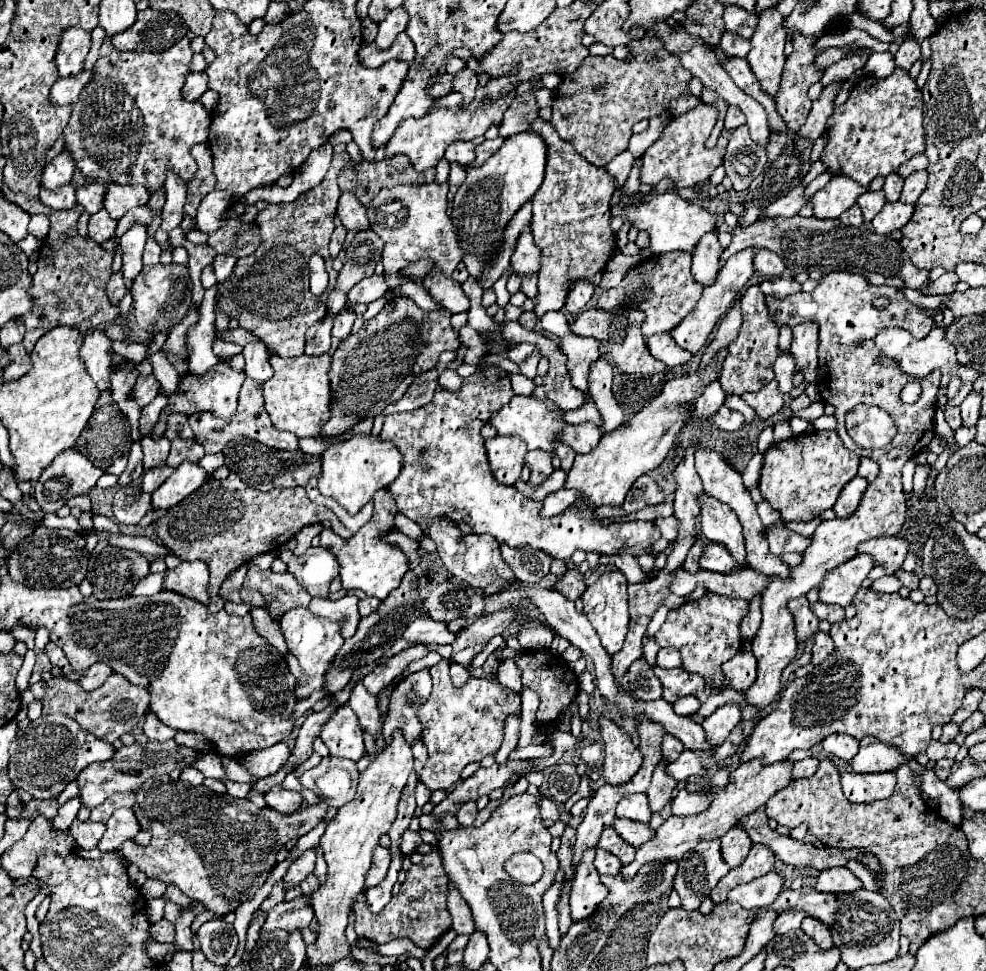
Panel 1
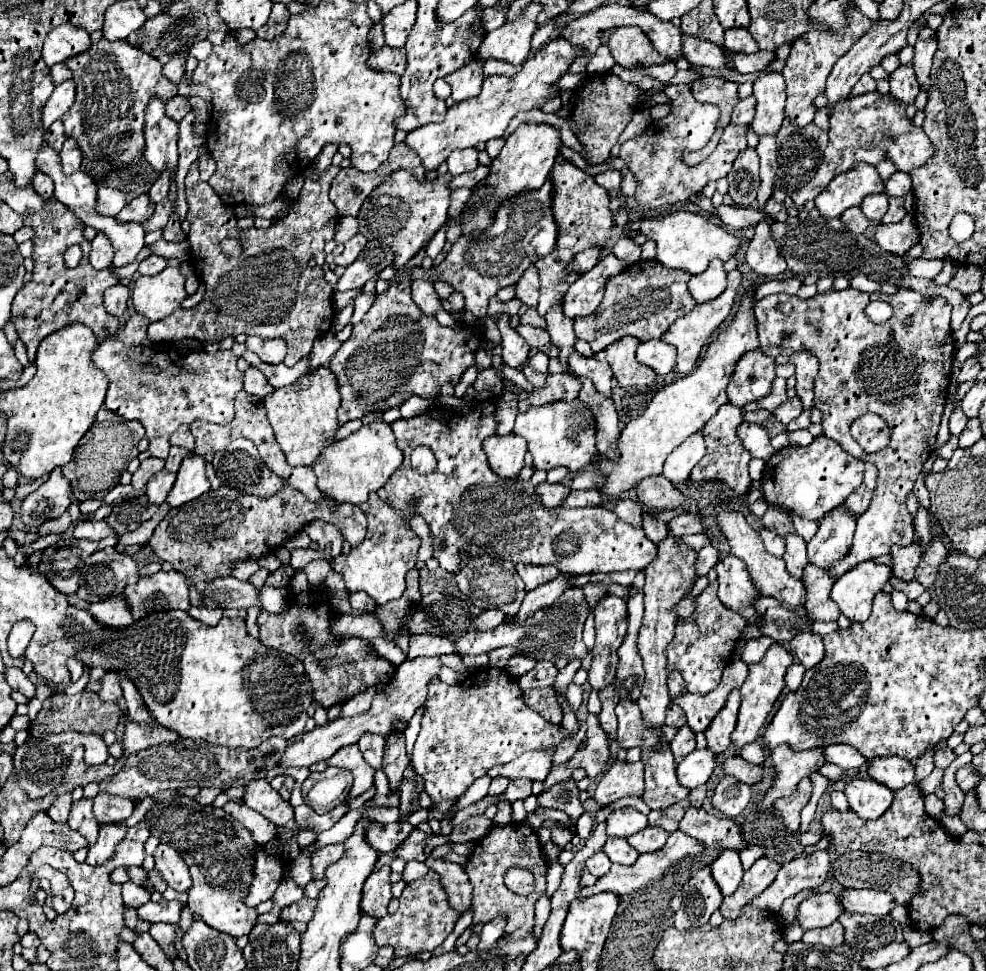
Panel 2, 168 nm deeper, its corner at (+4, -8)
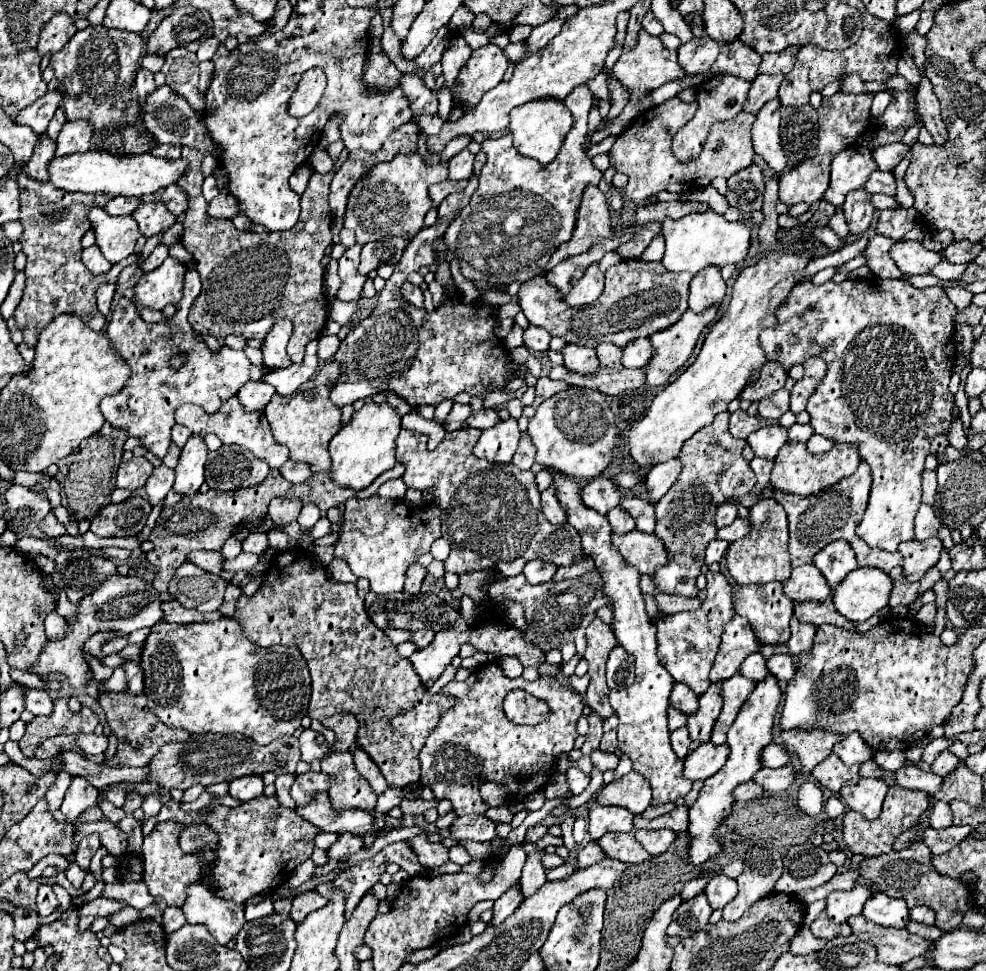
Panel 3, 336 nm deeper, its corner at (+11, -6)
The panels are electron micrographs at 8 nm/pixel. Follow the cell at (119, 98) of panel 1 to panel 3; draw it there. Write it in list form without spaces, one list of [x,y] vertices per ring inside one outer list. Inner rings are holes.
[[[88,25],[70,39],[64,51],[58,51],[50,65],[58,79],[62,93],[60,107],[66,111],[68,121],[92,119],[96,131],[108,131],[124,123],[124,113],[134,99],[134,75],[142,59],[142,37],[130,31],[116,31],[104,25]]]

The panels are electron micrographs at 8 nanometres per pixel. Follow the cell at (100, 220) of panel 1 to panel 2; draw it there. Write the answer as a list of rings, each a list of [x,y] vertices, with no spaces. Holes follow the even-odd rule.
[[[97,231],[95,239],[91,241],[91,265],[95,269],[107,269],[111,265],[111,259],[113,259],[113,245],[111,245],[111,239],[107,233],[101,233]]]

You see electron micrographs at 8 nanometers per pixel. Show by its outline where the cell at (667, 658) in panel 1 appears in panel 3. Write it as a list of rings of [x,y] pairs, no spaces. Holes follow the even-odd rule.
[[[674,683],[670,703],[686,715],[692,715],[698,711],[698,695],[688,685],[682,685],[682,683]]]

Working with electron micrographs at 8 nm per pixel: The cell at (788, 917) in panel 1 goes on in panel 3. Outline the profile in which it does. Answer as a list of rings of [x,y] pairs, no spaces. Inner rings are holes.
[[[856,885],[850,891],[834,891],[828,895],[826,915],[830,915],[830,919],[834,923],[844,923],[850,917],[860,915],[864,909],[864,903],[872,895],[874,895],[874,891],[870,889],[870,885]]]

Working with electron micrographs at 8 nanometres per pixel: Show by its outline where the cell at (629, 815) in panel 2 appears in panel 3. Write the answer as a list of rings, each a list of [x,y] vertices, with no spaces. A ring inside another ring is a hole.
[[[592,805],[588,813],[588,833],[592,841],[598,841],[606,833],[628,833],[632,831],[632,813],[622,807]]]

